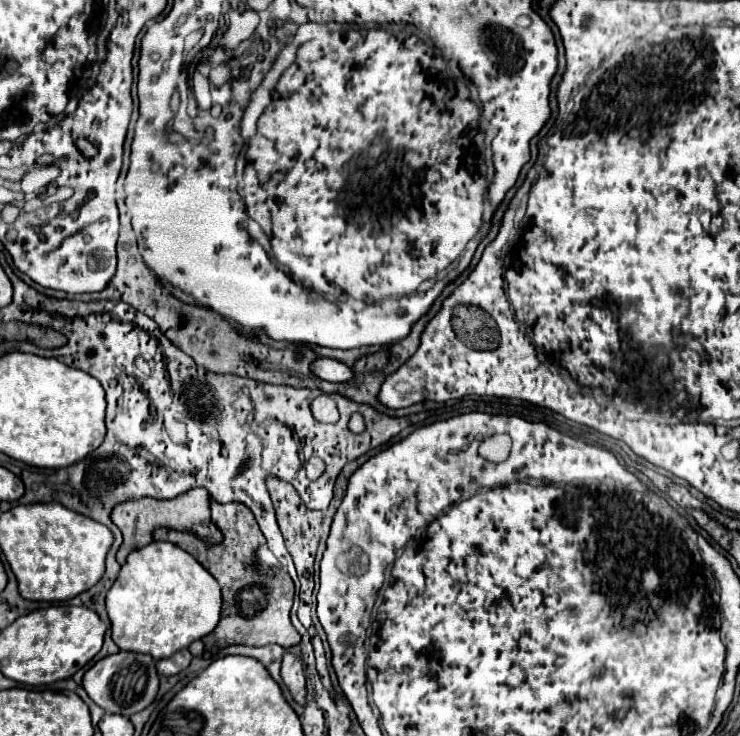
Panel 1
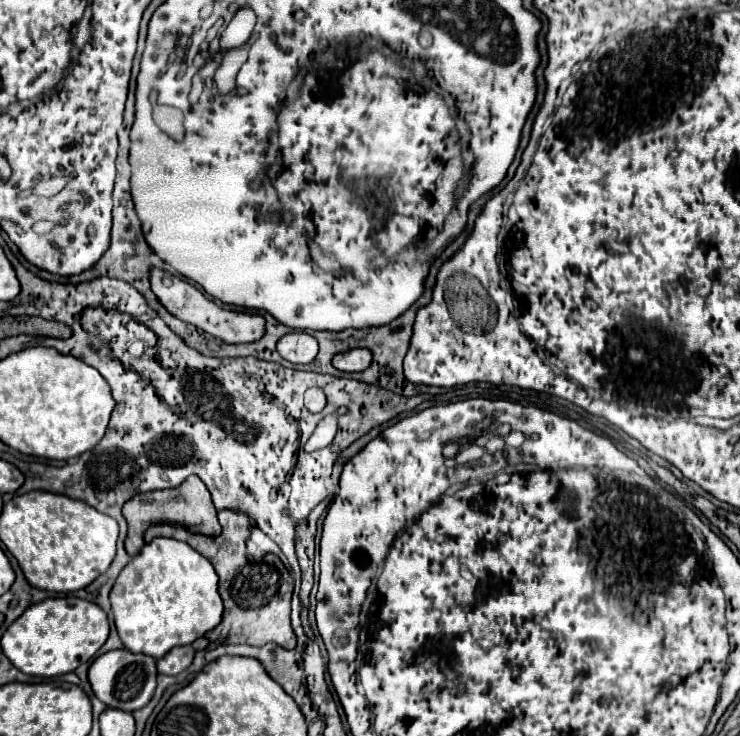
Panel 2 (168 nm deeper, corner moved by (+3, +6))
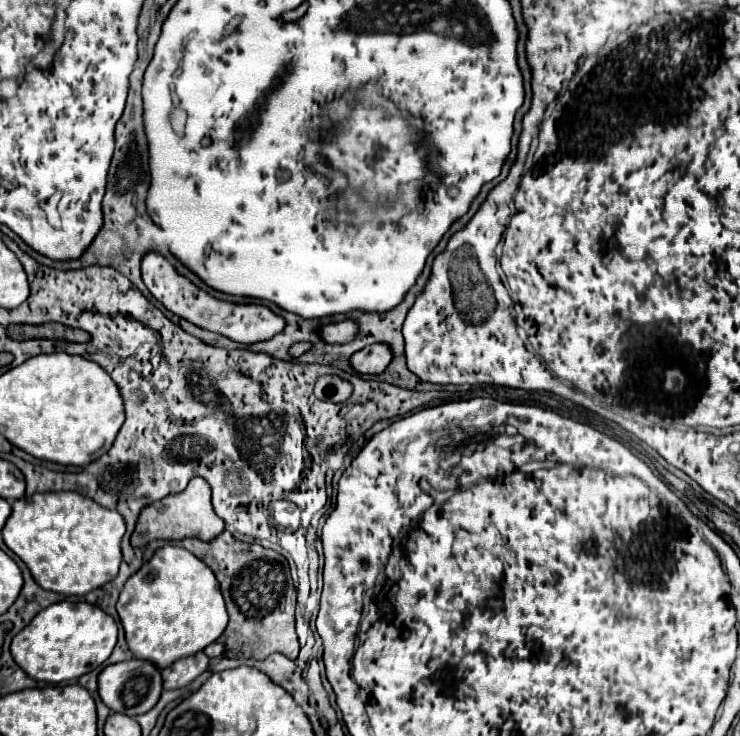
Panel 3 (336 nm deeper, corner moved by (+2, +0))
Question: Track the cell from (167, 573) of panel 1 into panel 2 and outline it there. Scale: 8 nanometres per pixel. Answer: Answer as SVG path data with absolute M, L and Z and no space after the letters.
M156 537L118 575L110 591L112 615L124 647L132 653L164 657L172 647L190 645L222 621L218 575L212 563L188 543Z

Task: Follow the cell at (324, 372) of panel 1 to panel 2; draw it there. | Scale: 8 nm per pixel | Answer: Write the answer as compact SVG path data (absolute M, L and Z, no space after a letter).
M352 349L352 351L344 351L344 353L336 355L332 363L340 371L348 371L348 373L364 371L372 363L372 353L368 349Z

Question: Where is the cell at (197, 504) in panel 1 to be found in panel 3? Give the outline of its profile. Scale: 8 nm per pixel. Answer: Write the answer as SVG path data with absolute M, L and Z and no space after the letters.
M193 477L185 491L179 495L169 495L157 503L151 503L141 509L135 531L131 535L133 547L145 547L153 539L167 539L167 541L179 541L187 537L197 537L201 541L215 539L225 529L223 521L215 515L211 507L211 489L205 479Z

